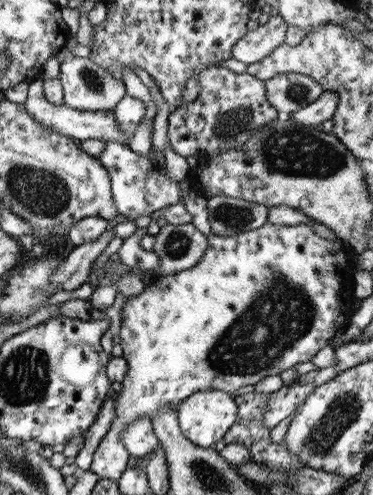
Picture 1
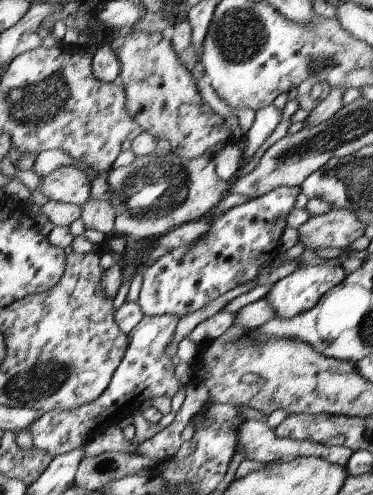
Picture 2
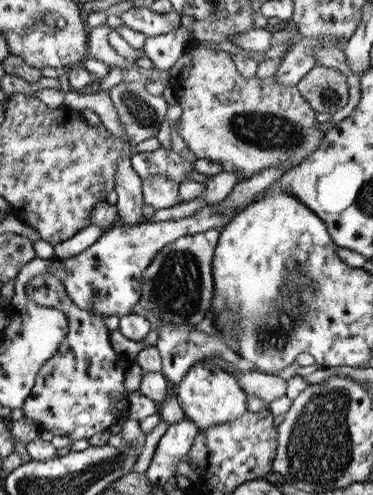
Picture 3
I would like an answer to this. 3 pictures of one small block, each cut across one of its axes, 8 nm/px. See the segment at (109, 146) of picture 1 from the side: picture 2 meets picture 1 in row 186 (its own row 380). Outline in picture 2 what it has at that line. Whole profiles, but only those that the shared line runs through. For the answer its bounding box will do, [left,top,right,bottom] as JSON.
[25,314,183,456]

